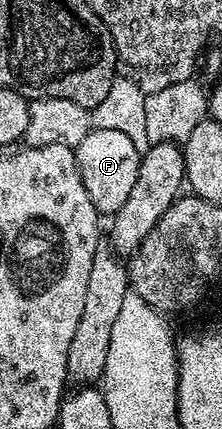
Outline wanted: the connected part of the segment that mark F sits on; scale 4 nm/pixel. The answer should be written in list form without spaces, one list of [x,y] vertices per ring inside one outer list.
[[[94,128],[80,142],[76,149],[80,178],[84,182],[84,190],[88,190],[88,198],[92,198],[92,206],[100,214],[113,214],[124,206],[128,194],[132,194],[132,186],[136,186],[136,174],[140,170],[142,154],[138,153],[131,138],[120,130]]]

